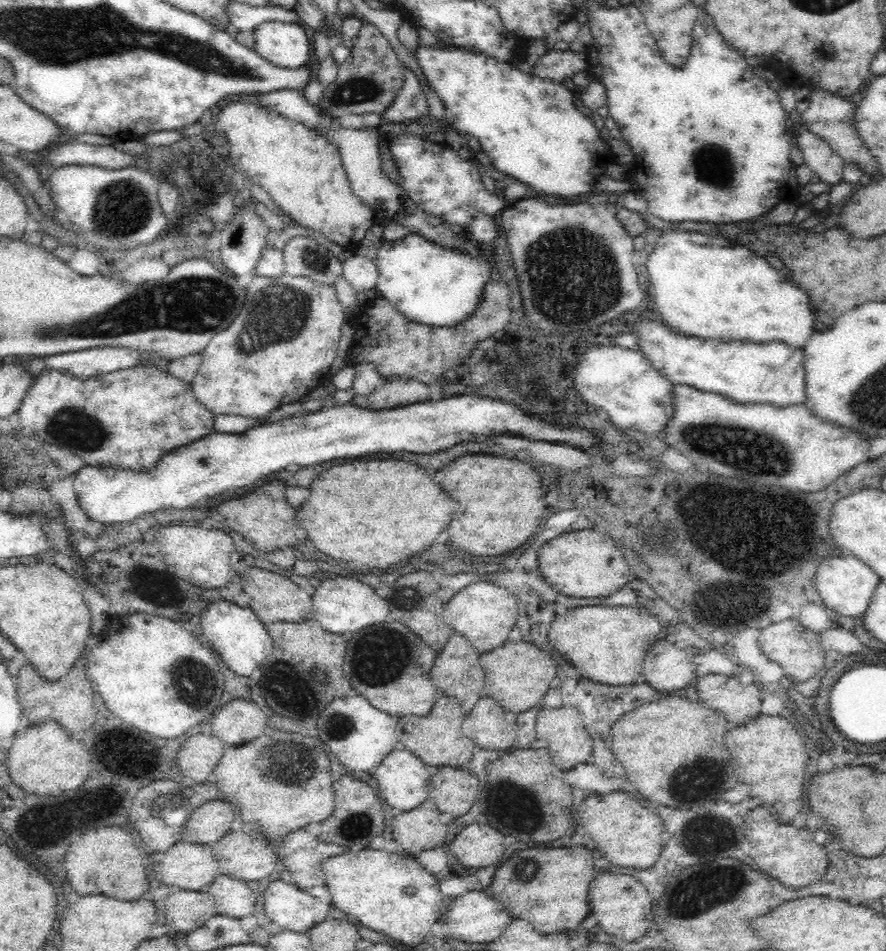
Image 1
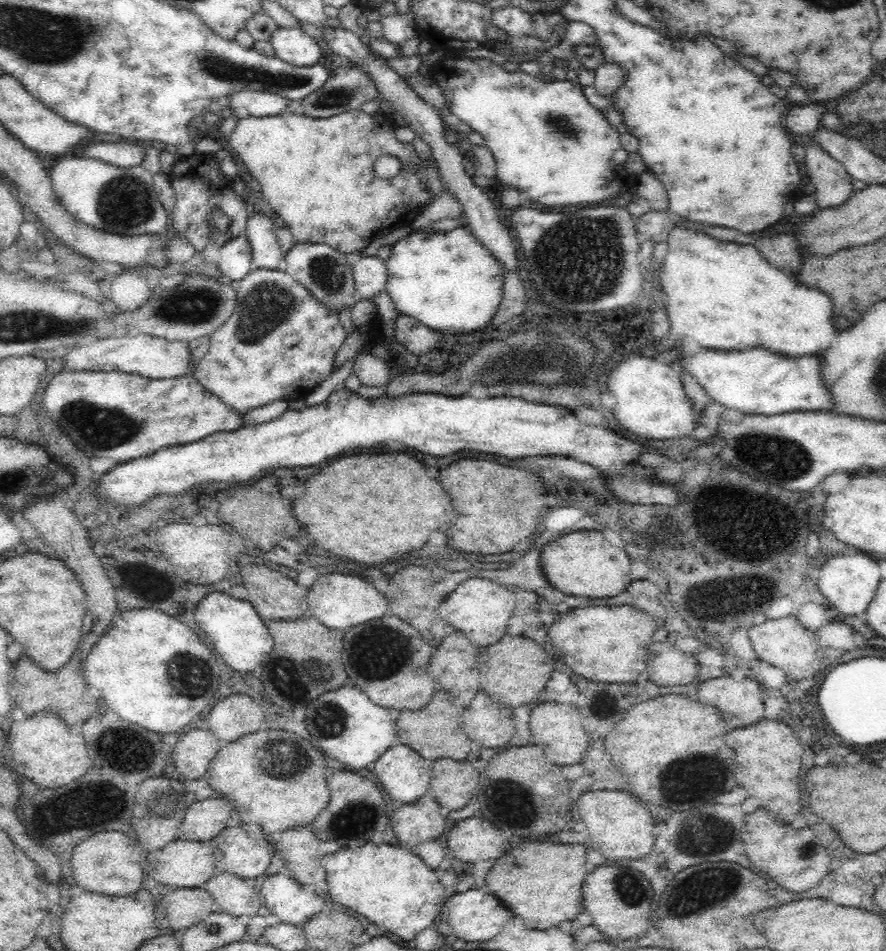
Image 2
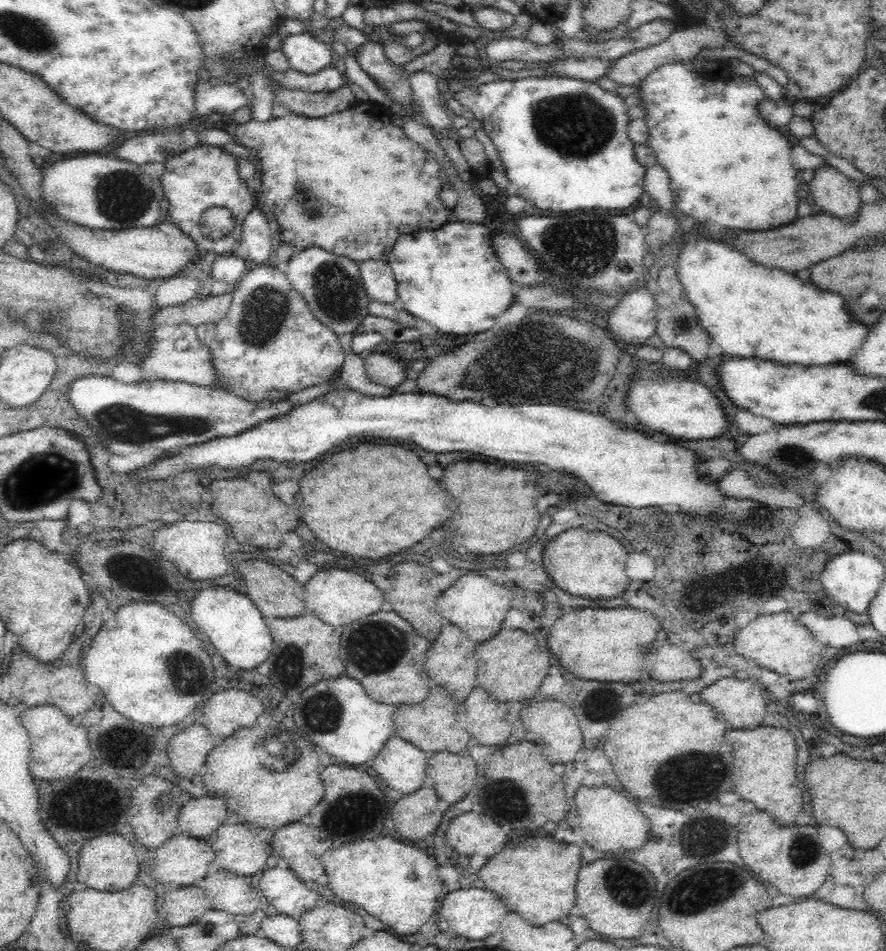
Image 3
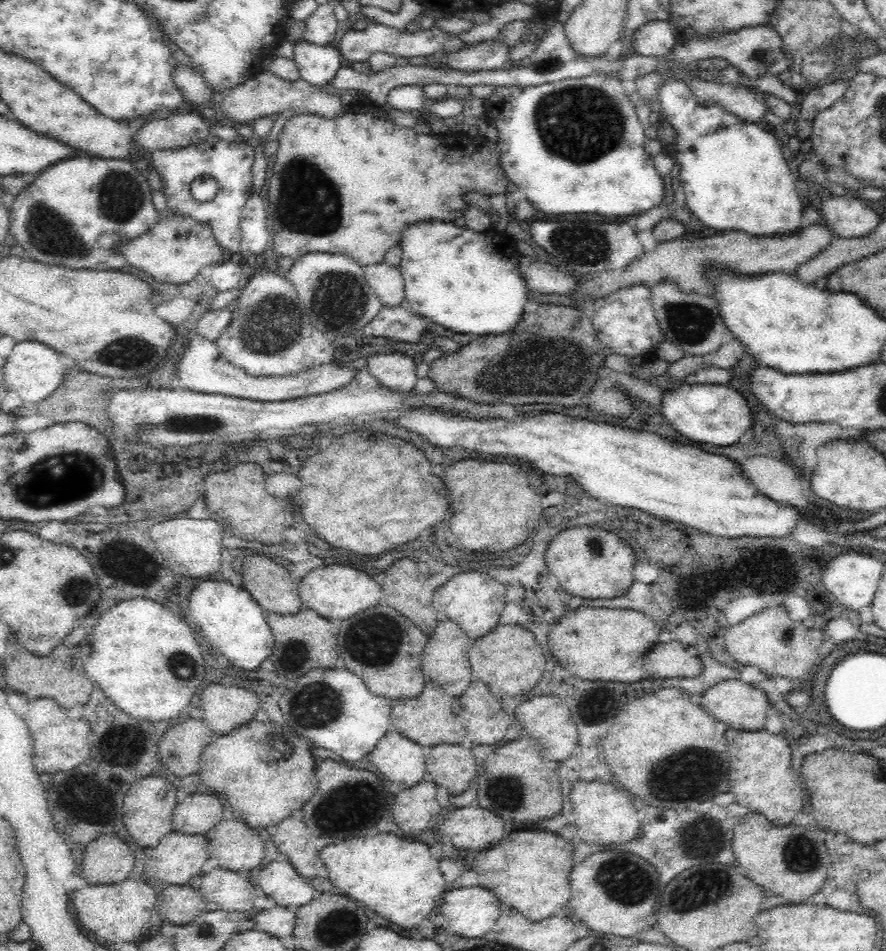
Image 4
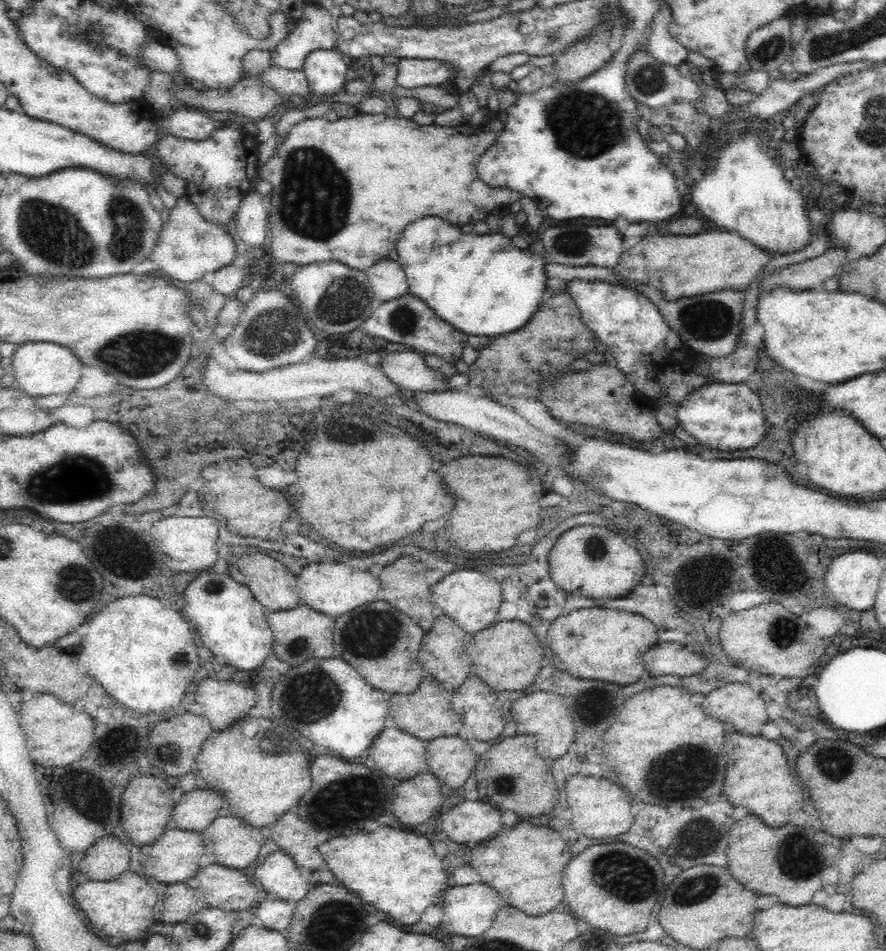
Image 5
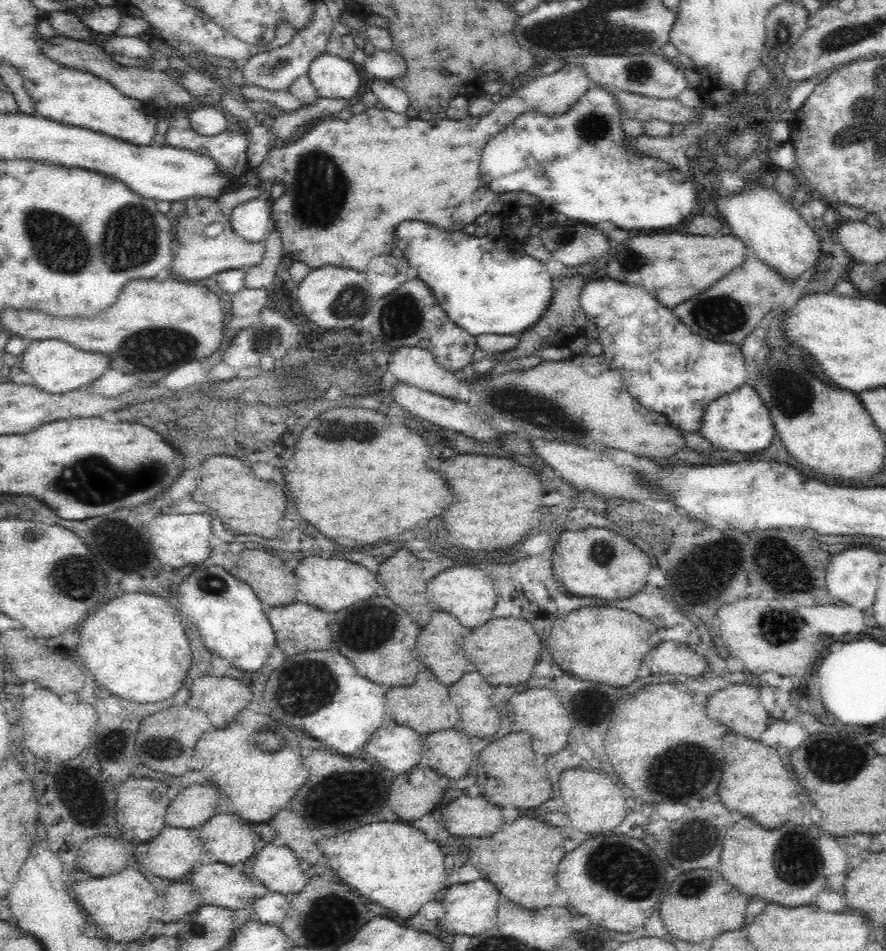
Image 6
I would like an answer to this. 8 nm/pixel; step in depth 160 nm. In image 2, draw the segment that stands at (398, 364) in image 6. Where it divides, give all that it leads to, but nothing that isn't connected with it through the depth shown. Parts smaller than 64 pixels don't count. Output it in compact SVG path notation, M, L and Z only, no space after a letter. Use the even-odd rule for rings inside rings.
M360 352L353 362L353 375L360 379L362 386L382 387L390 382L389 361L381 355Z

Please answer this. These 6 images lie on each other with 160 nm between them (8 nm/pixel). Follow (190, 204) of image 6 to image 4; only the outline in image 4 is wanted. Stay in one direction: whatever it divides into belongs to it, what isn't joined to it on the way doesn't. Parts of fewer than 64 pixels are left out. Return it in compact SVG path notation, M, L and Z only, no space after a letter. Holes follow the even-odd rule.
M174 213L168 218L160 218L148 233L117 245L114 254L124 257L128 261L127 265L150 274L158 282L172 284L184 284L192 280L202 267L220 263L228 255L218 245L208 223Z

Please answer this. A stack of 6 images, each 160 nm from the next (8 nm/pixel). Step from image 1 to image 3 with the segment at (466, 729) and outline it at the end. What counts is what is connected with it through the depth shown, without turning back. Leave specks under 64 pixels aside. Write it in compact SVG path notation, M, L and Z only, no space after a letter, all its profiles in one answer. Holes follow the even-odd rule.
M474 688L465 701L458 703L458 723L478 740L478 744L498 748L508 744L511 725L507 714L500 710L498 702L490 698L485 688Z

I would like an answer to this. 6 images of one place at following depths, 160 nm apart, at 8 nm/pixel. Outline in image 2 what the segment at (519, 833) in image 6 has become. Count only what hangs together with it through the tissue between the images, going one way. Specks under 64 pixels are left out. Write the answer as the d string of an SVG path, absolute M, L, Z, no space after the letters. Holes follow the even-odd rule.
M522 842L520 846L512 848L508 854L504 854L496 860L494 868L484 874L485 884L494 896L500 898L500 902L510 912L524 918L528 928L546 930L546 928L558 926L564 920L574 920L582 912L578 902L582 900L580 888L582 888L582 882L586 878L584 874L588 874L588 870L586 870L586 851L587 846L582 843Z

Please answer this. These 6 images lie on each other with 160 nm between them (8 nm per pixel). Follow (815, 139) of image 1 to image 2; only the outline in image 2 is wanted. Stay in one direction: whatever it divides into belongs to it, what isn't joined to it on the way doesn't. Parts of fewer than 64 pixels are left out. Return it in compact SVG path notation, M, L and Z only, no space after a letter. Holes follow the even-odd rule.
M809 138L804 147L807 176L816 187L815 197L820 209L840 206L852 194L853 178L815 140Z

